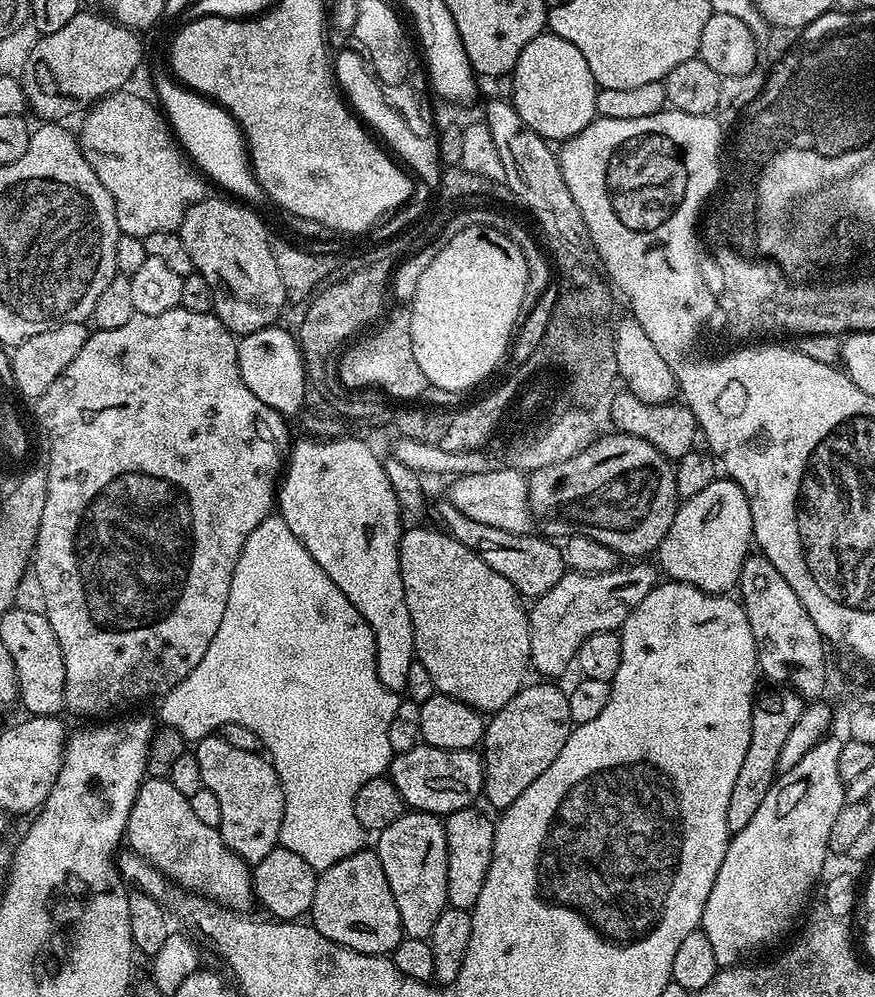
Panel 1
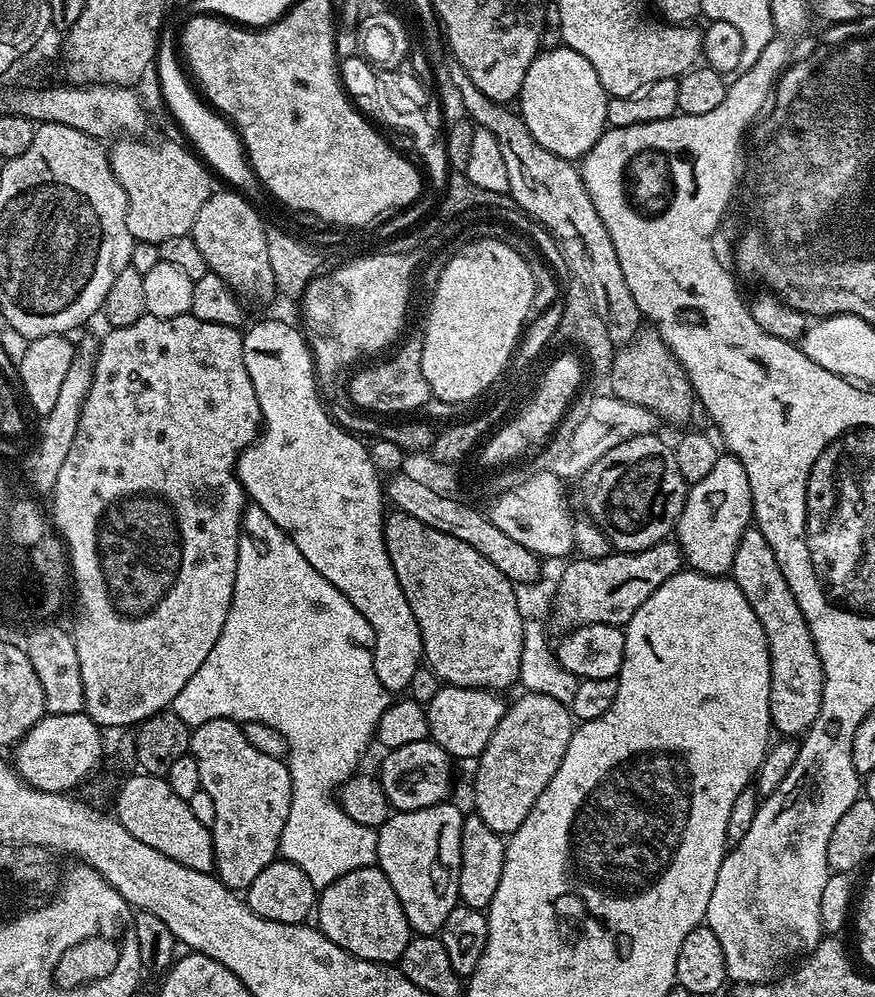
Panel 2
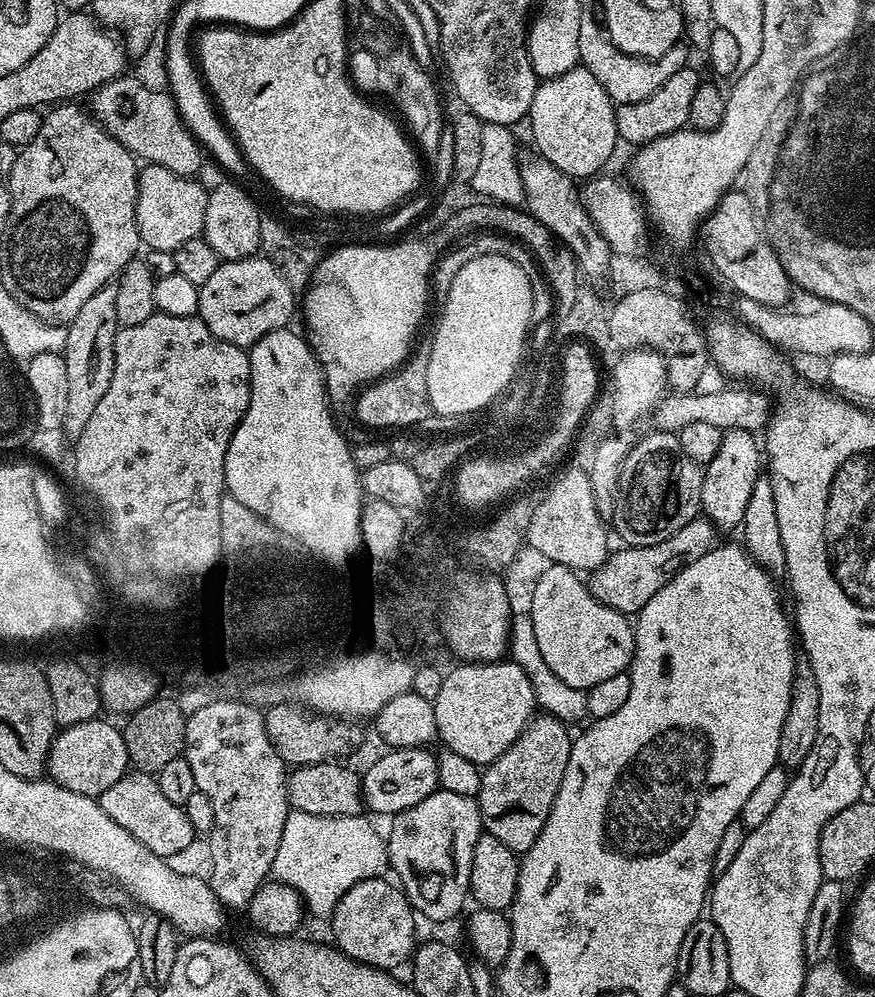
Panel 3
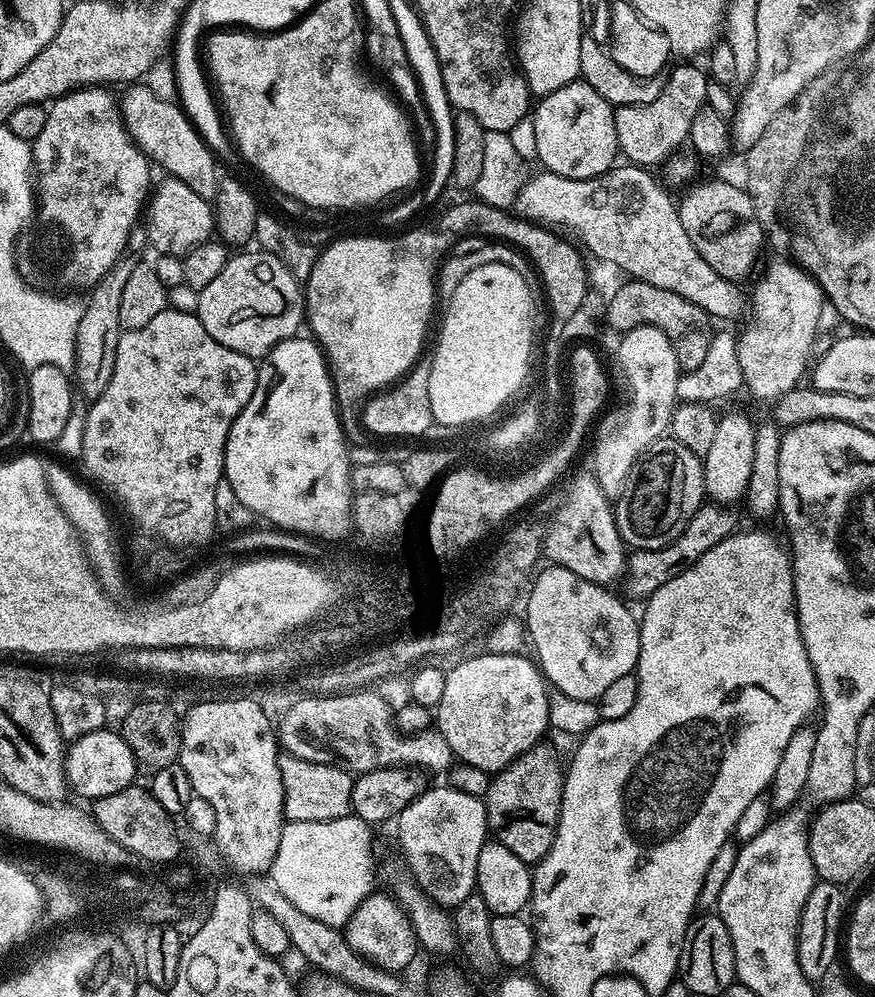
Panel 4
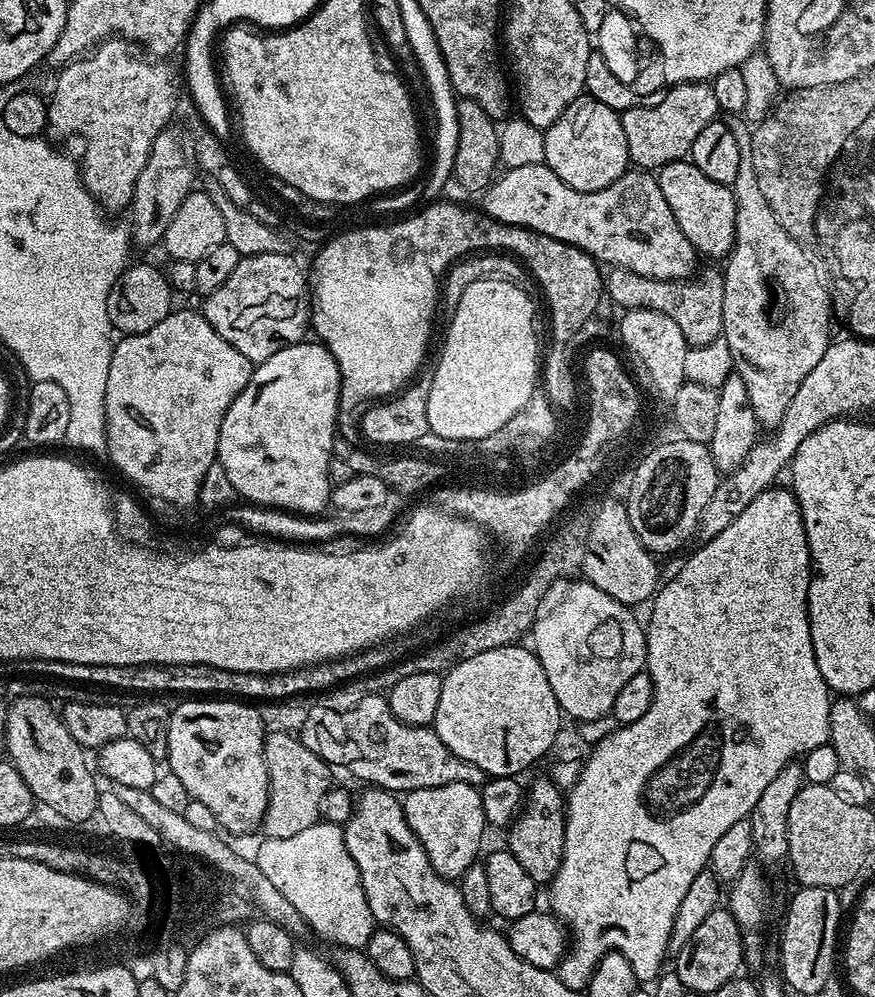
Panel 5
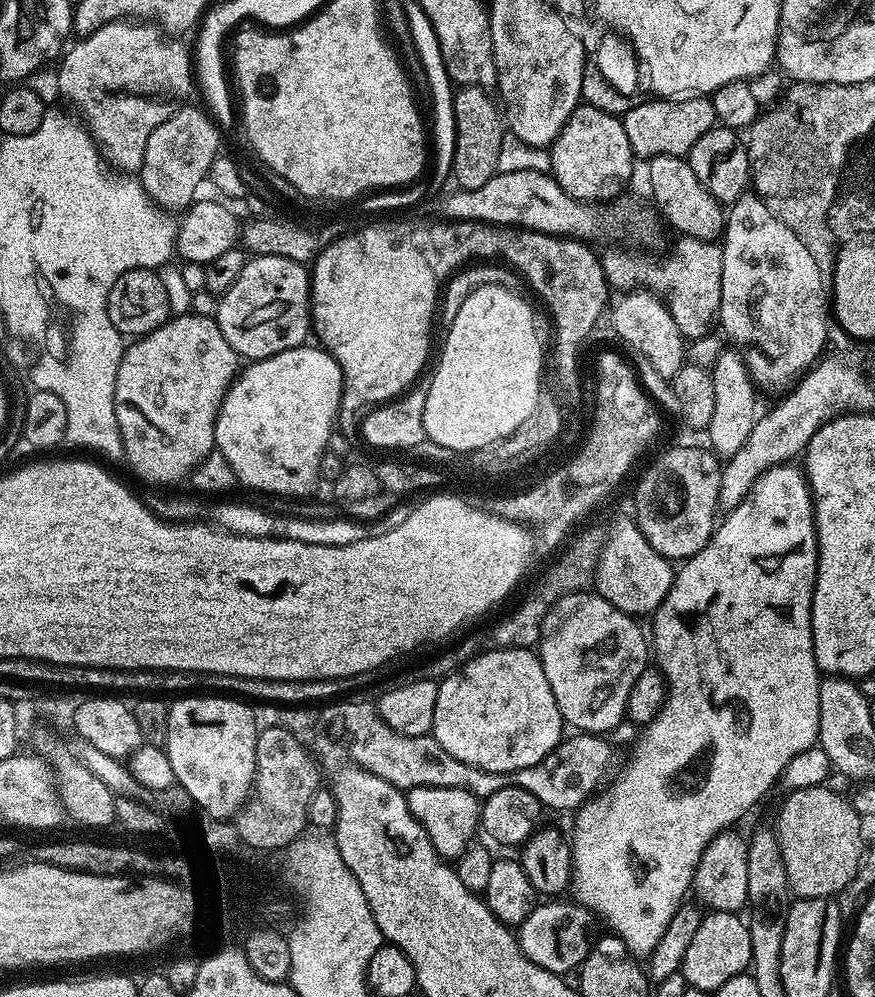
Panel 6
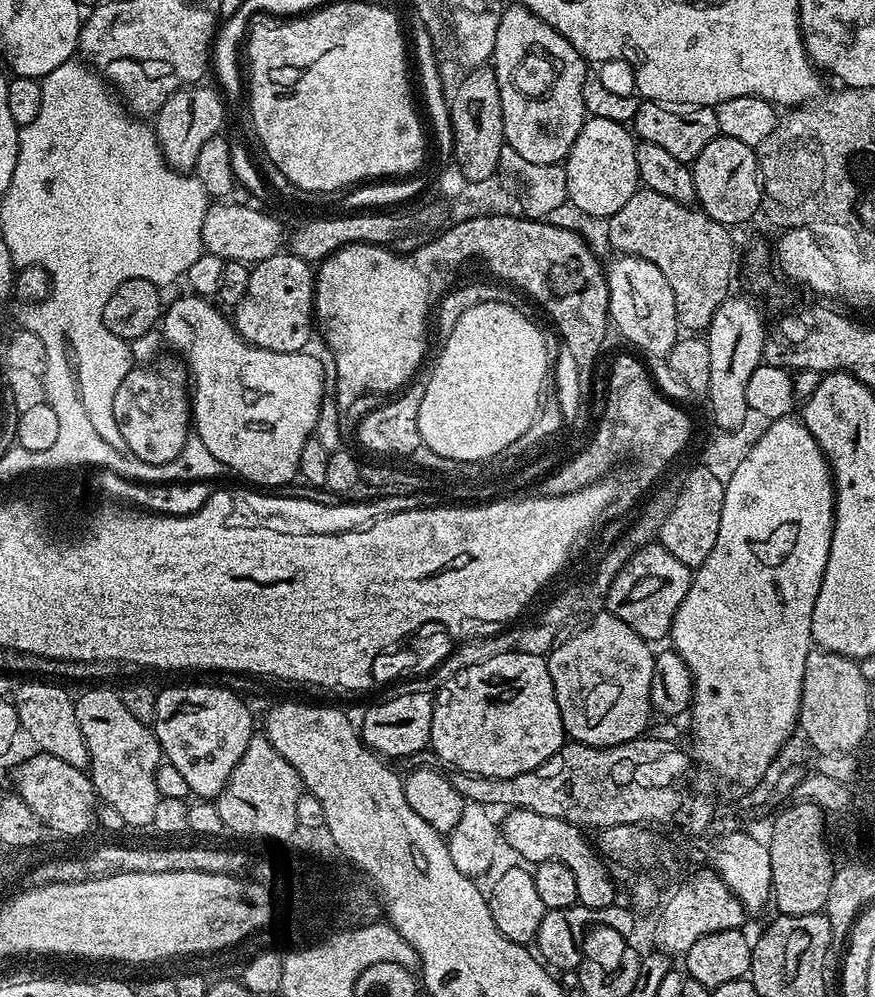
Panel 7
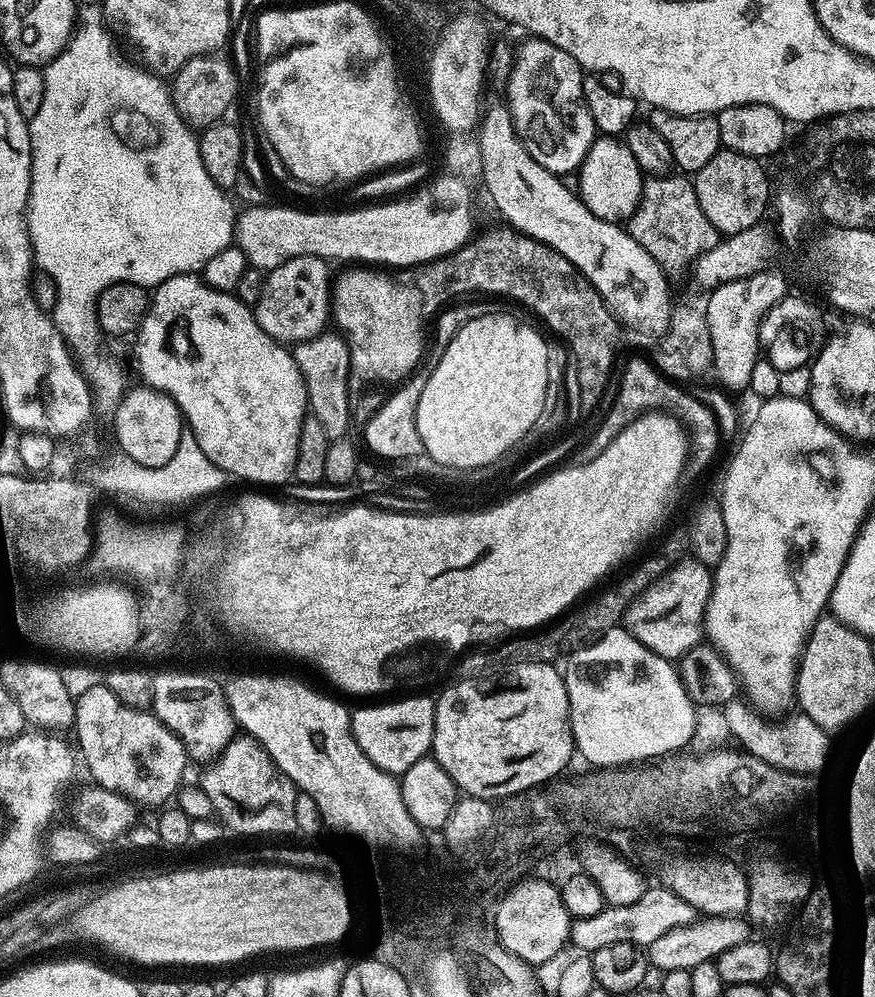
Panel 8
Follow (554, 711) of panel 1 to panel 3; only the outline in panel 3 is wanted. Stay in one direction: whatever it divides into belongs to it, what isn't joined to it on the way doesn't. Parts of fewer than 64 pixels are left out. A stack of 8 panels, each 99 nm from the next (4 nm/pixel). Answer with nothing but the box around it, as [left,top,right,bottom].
[474,715,573,852]

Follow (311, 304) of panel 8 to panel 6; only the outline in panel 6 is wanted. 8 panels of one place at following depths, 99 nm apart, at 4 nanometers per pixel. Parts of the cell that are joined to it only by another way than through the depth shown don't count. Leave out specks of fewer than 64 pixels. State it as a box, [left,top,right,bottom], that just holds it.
[214,256,310,362]

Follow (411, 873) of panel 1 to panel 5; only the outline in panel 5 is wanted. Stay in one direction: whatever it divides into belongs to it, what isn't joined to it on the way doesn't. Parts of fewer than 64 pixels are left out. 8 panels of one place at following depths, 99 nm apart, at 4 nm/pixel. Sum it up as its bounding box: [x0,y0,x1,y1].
[402,782,486,882]

